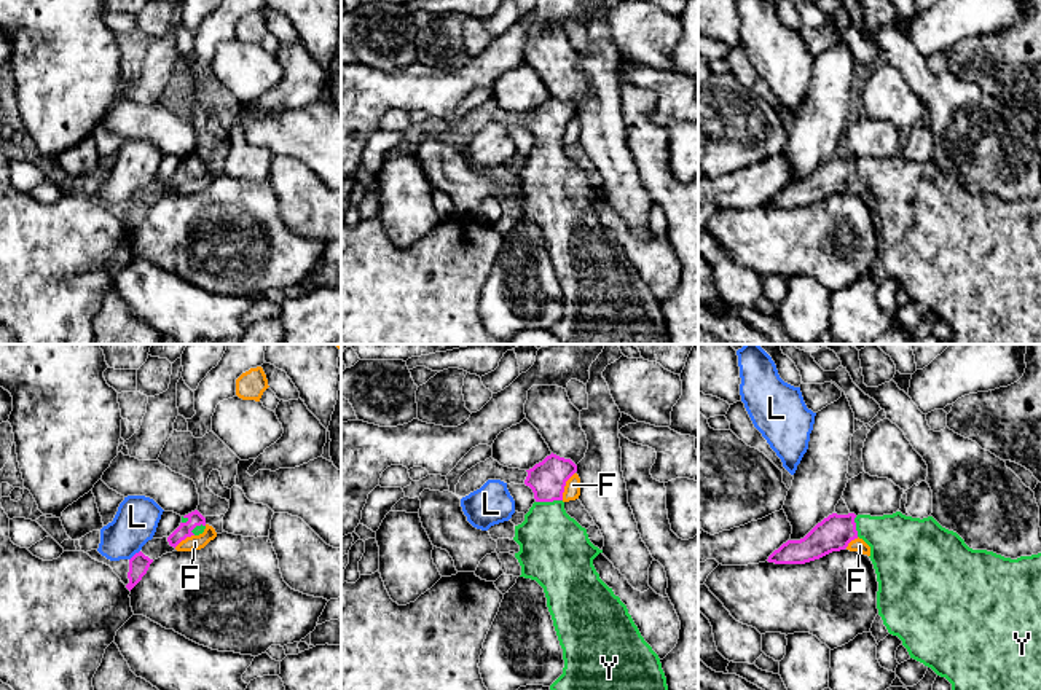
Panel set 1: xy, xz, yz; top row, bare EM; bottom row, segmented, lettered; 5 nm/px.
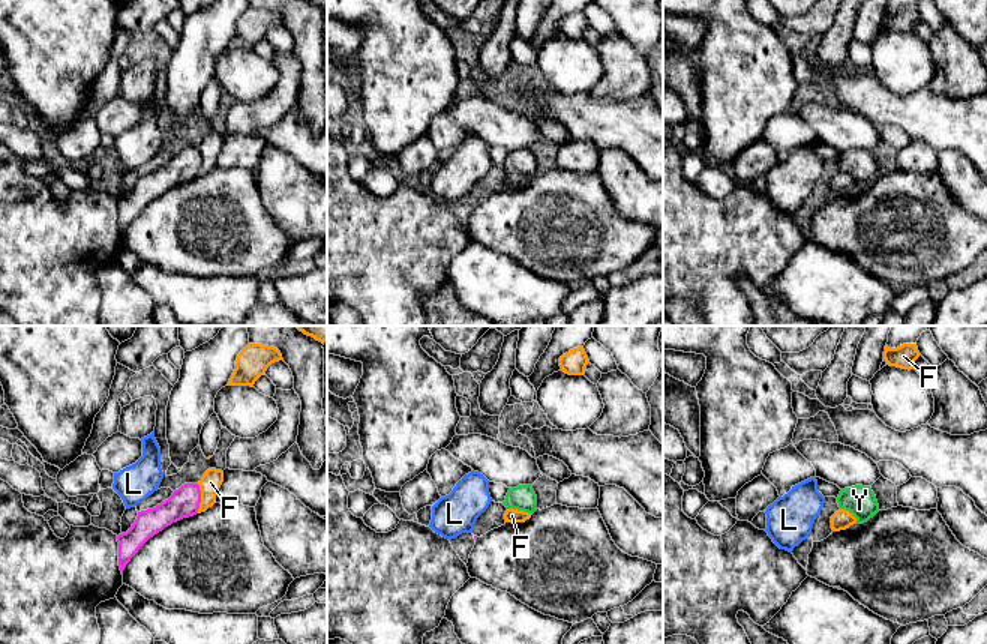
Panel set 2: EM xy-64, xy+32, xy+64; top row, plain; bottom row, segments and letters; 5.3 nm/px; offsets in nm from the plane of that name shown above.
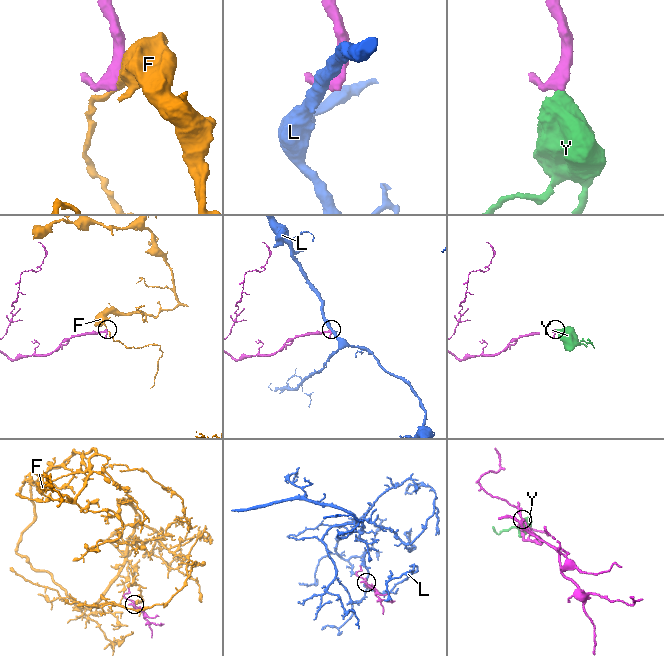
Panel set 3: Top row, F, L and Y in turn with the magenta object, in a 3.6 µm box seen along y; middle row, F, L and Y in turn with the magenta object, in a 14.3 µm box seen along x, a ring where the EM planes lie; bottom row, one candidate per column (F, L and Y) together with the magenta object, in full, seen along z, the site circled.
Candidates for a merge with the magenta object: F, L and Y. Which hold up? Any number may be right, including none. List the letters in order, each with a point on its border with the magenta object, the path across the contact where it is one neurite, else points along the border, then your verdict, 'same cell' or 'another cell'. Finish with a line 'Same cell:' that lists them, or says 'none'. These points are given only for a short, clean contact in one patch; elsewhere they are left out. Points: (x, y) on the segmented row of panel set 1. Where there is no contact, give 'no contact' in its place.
F: contact xz (565, 485); border xz (574, 472), (566, 482), (561, 499); another cell
L: contact xy (134, 555); border xy (139, 550), (129, 560); another cell
Y: contact xz (549, 501); way xz (547, 478), (549, 501), (549, 536), (553, 548); same cell
Same cell: Y

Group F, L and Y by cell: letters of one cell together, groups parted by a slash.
F / L / Y

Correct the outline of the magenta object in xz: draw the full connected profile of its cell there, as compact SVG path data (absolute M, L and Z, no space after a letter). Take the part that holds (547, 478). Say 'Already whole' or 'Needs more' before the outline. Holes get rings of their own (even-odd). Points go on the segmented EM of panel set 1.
Needs more. M552 453L526 472L524 484L532 489L536 502L524 515L524 521L515 526L513 540L520 545L520 551L515 553L515 558L521 566L520 577L536 580L544 588L547 607L563 649L563 674L550 685L550 690L668 690L658 655L641 636L627 606L614 594L612 588L599 578L593 566L593 559L603 553L603 550L590 542L587 529L564 510L564 486L577 472L577 465L571 459Z

